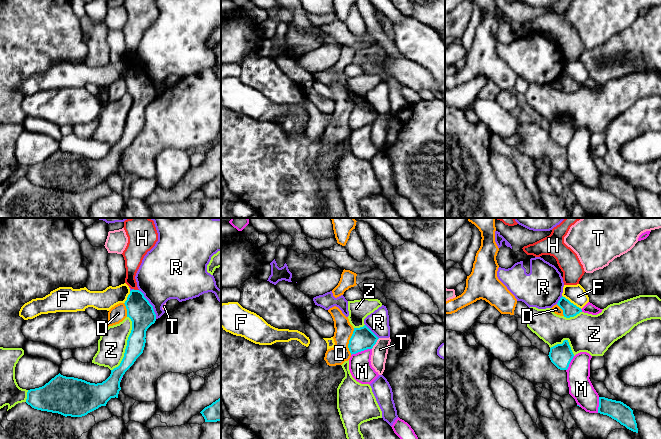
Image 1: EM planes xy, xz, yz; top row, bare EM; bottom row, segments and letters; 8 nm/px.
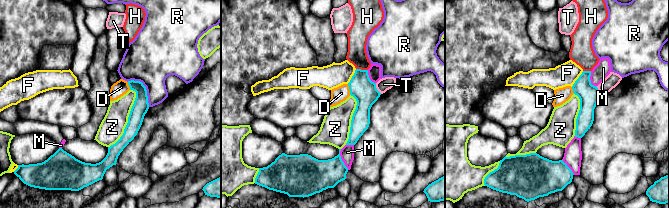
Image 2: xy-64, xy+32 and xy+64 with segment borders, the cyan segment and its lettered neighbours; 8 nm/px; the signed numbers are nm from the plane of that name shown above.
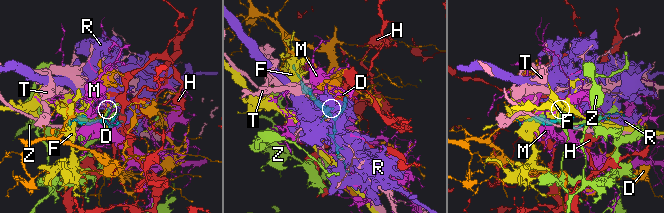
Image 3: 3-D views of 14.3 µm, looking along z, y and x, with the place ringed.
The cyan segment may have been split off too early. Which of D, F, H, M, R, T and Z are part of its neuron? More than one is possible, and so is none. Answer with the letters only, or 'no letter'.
H

